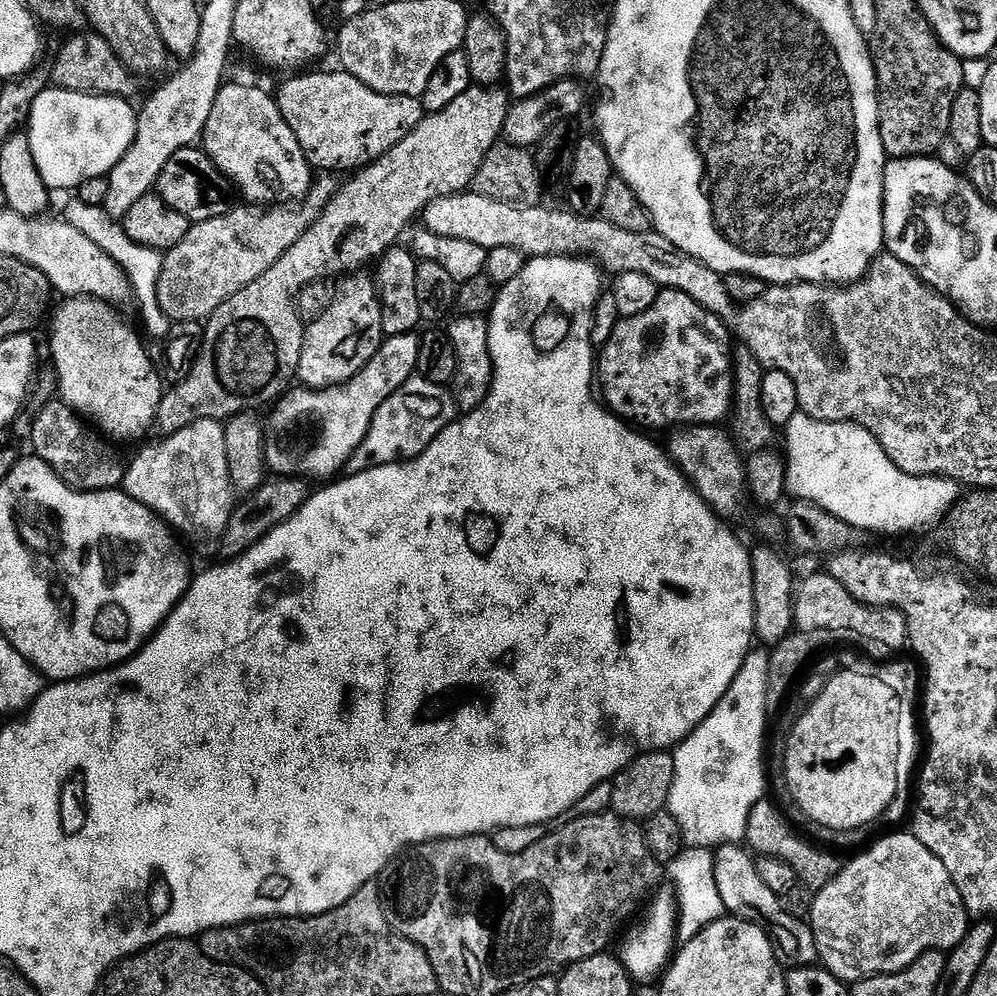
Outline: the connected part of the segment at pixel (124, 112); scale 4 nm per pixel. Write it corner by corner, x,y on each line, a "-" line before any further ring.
48,86
38,94
32,103
32,112
26,123
30,150
33,151
34,162
40,171
45,186
50,190
71,188
76,190
88,179
107,177
114,165
130,150
136,137
137,109
131,108
127,99
119,96
91,96
67,92
55,86

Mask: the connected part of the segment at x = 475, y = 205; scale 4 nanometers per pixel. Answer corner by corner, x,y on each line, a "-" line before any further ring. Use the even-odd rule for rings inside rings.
465,190
430,202
422,213
422,221
424,220
423,227
427,231
442,238
474,242
474,246
482,246
489,250
508,247
516,249
528,258
538,256
575,258
579,252
589,252
594,259
601,260
612,274
640,275
645,281
661,289
670,288
673,293
686,293
712,315
719,316
721,321
728,322
735,318
738,304
728,293
725,277
700,260
687,256
681,248
674,247
659,232
649,230
631,233
630,230
619,229
603,218
578,216
571,210
551,212
546,207
523,207
492,197
484,197
475,190

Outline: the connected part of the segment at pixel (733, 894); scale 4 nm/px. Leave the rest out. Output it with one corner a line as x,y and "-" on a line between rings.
721,844
719,848
715,849
714,856
716,858
713,863
713,874
716,876
718,894
721,895
724,907
729,913
753,912
758,916
756,918
765,925
774,924
776,927
782,928
788,935
787,939
792,942
812,935
811,927
806,926
803,919
796,919
788,913
782,896
766,886
766,882
762,880
756,869
753,853
747,847
740,844

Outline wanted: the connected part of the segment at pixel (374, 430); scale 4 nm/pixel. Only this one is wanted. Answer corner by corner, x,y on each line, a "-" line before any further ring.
417,374
403,384
399,390
392,392
386,402
382,402
380,409
374,414
368,436
362,446
352,456
347,471
364,472
367,468
376,468
380,464
395,464
405,460
412,460
422,454
450,426
458,419
458,409
455,395
448,392
443,383
429,380
427,375

